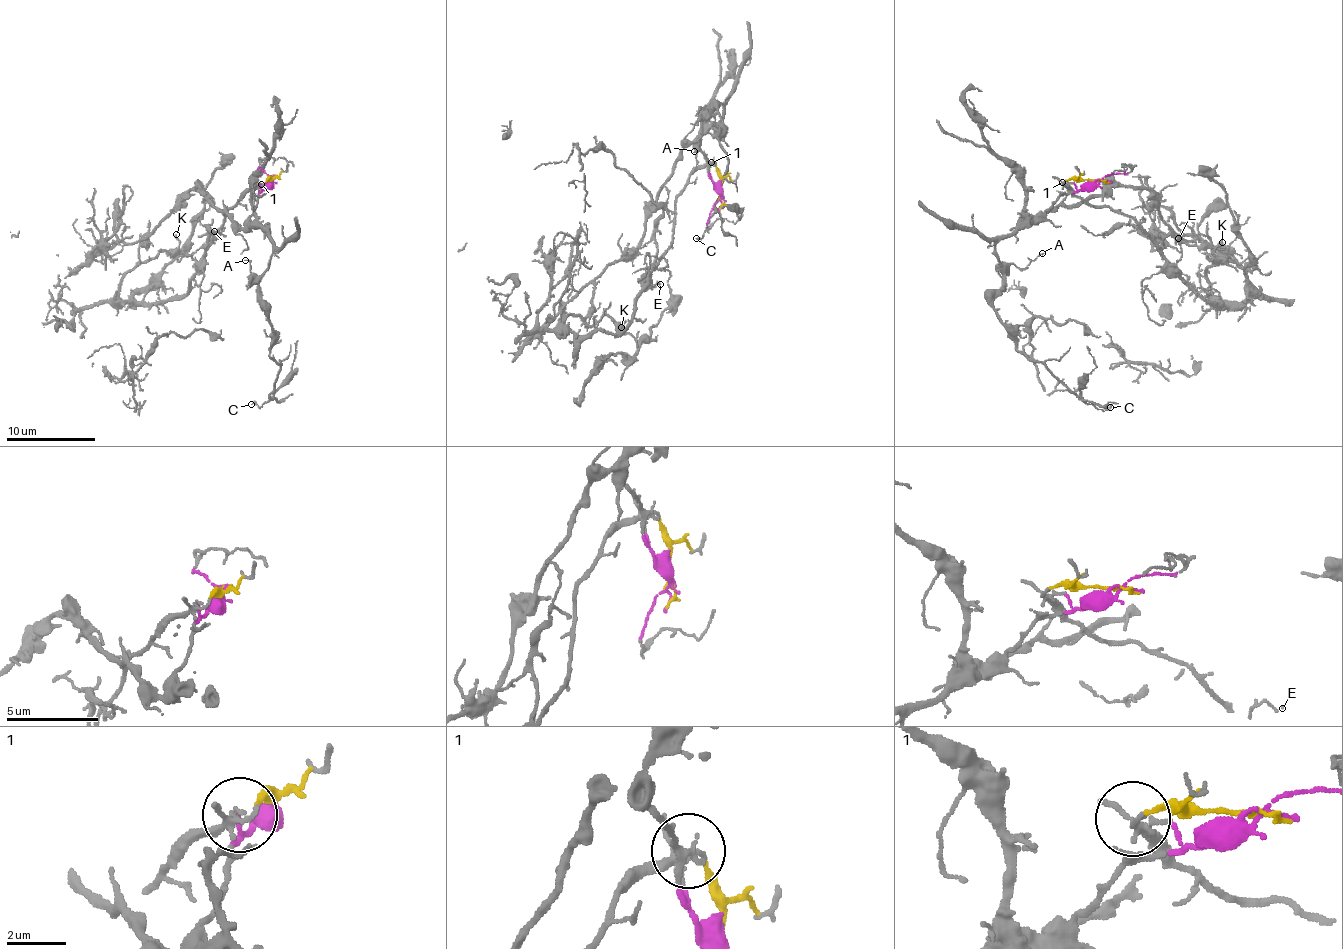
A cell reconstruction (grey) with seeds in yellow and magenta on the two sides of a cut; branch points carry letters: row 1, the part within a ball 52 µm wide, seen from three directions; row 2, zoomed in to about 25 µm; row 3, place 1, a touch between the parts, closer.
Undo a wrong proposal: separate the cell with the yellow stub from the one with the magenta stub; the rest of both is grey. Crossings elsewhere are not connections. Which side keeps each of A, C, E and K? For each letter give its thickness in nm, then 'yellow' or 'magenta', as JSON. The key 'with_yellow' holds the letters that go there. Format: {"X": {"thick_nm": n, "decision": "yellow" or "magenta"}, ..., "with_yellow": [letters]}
{"A": {"thick_nm": 110, "decision": "magenta"}, "C": {"thick_nm": 150, "decision": "magenta"}, "E": {"thick_nm": 120, "decision": "yellow"}, "K": {"thick_nm": 150, "decision": "yellow"}, "with_yellow": ["E", "K"]}

